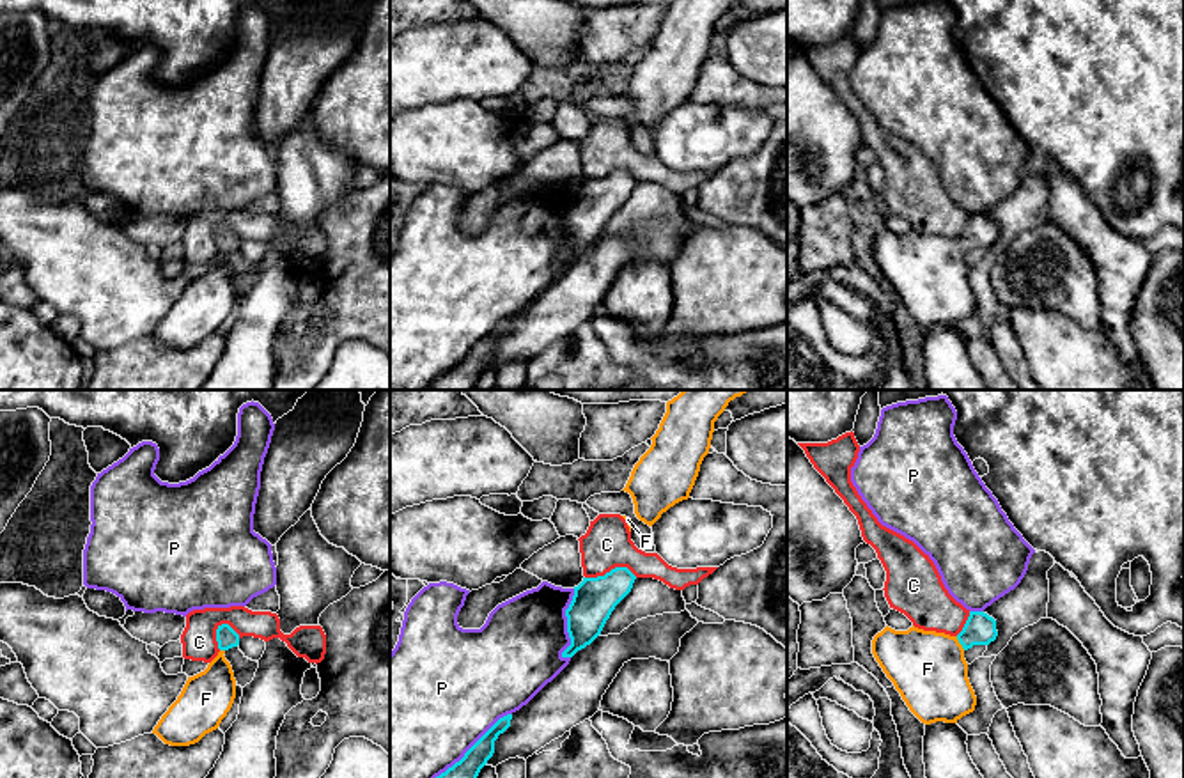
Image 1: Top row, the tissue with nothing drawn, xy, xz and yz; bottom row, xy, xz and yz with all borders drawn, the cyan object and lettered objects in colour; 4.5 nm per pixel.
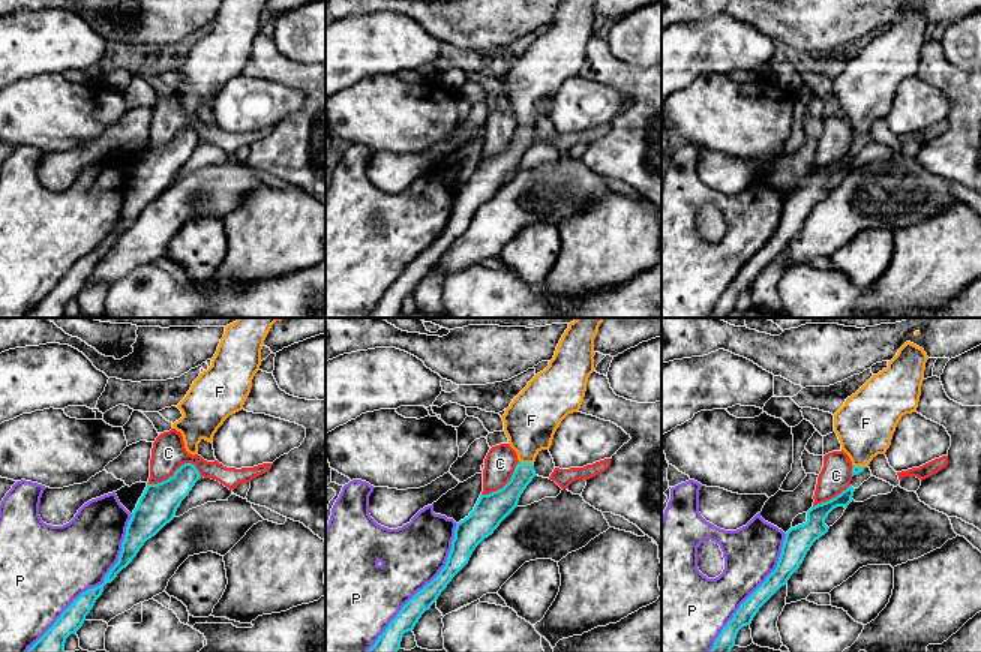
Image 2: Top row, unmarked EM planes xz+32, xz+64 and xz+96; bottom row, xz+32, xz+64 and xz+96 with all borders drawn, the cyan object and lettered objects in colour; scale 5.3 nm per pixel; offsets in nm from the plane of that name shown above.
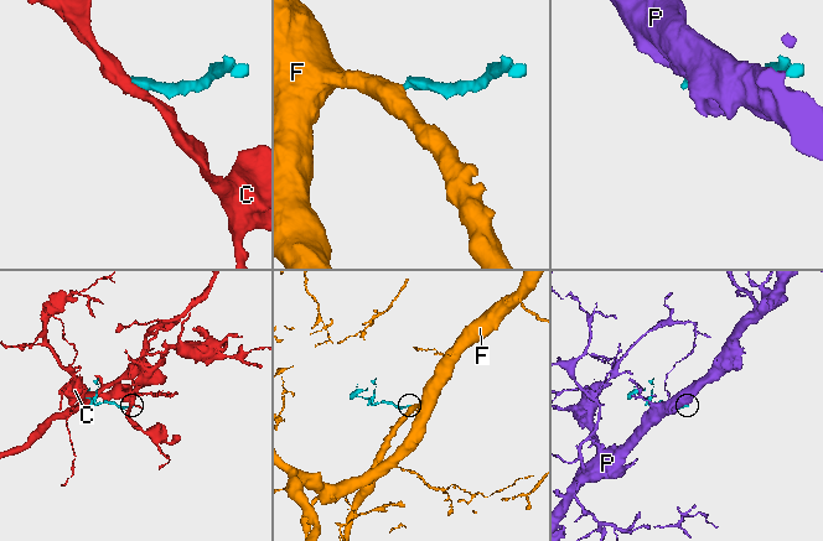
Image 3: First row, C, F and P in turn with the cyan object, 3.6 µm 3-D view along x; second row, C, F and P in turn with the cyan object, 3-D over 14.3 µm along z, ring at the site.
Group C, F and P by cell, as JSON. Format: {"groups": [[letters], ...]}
{"groups": [["C"], ["F"], ["P"]]}

